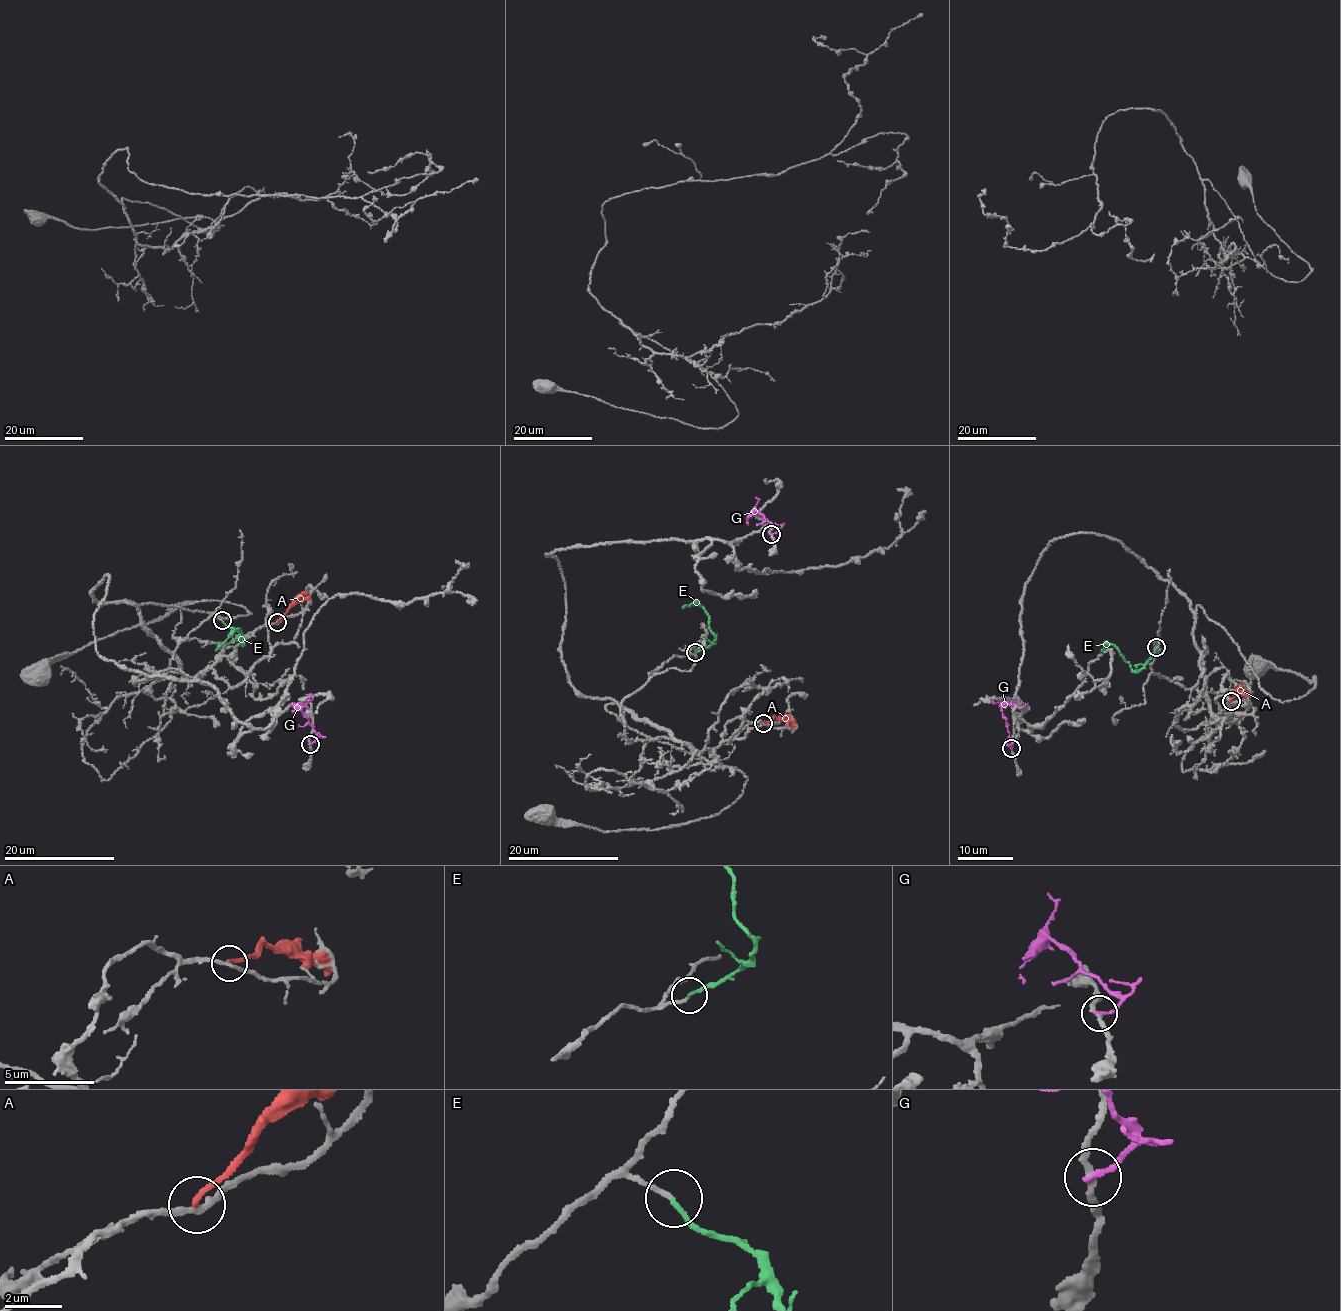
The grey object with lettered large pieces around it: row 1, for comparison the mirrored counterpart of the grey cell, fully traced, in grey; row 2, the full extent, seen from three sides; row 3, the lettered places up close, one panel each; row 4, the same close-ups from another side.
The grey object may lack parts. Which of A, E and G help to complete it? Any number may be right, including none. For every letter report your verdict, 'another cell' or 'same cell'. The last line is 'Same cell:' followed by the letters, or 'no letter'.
A: another cell
E: same cell
G: another cell
Same cell: E

